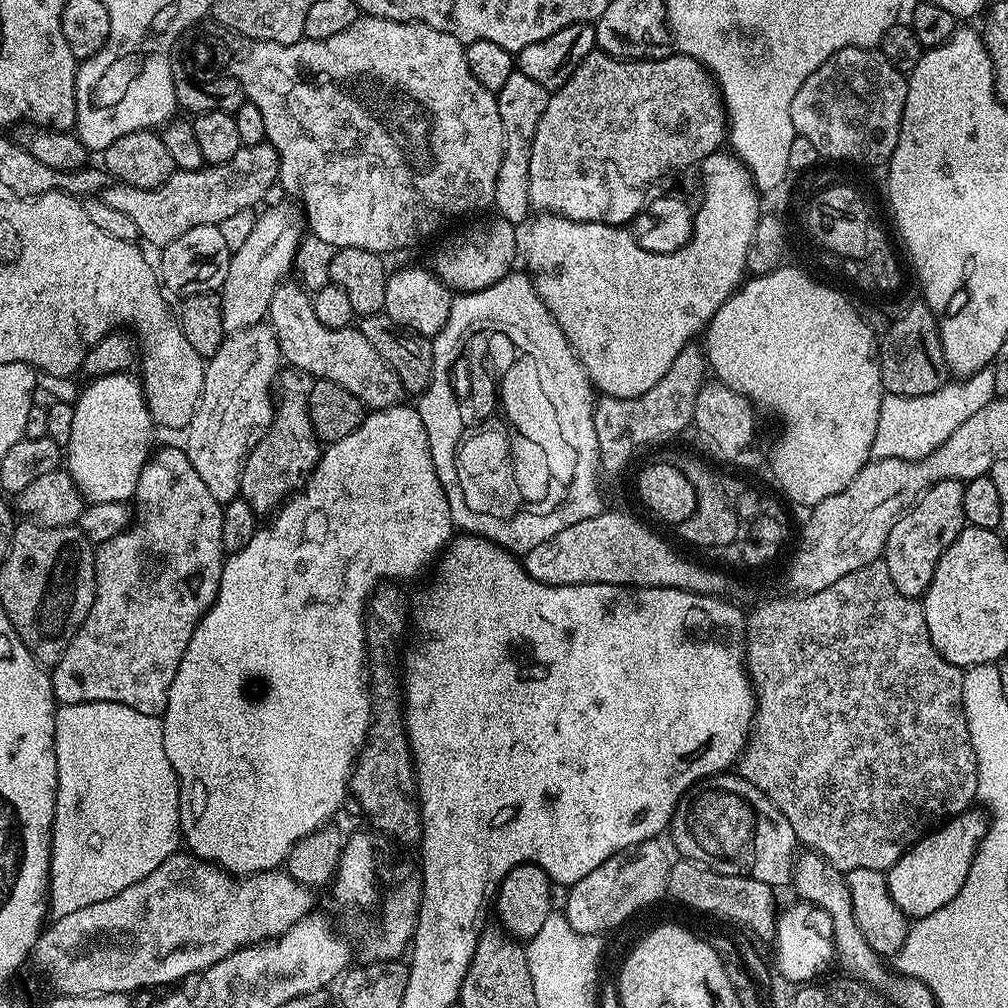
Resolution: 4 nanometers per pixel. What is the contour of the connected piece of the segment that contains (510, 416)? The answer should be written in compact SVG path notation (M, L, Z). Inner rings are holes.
M534 358L520 359L507 377L506 406L502 409L502 415L518 439L538 442L552 456L548 458L552 478L568 488L574 478L574 450L570 450L570 442L566 442L558 430L558 414L554 414L554 406L550 406L550 398L546 398L544 380L538 378L538 366Z

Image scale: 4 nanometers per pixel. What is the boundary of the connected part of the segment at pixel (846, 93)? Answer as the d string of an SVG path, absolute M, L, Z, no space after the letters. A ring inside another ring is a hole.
M843 48L831 56L794 94L790 118L797 136L807 138L821 157L879 165L898 146L908 82L879 50Z

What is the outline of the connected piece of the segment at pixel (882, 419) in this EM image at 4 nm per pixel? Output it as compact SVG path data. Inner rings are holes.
M991 366L957 379L955 382L946 382L938 390L934 390L934 394L881 395L878 430L874 430L872 456L877 460L926 458L934 450L938 450L938 446L942 446L942 442L946 442L946 438L950 438L950 434L954 434L954 430L962 426L962 422L968 421L973 414L978 414L978 410L982 410L982 406L986 406L995 396L994 370Z

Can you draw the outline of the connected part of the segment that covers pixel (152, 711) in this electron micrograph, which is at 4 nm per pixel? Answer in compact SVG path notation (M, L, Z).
M183 447L158 448L144 462L144 469L138 478L134 497L134 522L129 524L128 529L122 534L110 538L110 542L96 548L94 606L90 606L90 614L86 614L86 622L82 622L78 634L74 634L70 646L66 646L66 654L62 654L62 658L50 672L52 695L61 705L89 704L95 700L98 702L118 702L122 706L130 706L130 710L138 710L138 714L163 717L170 694L170 682L174 682L174 674L178 674L178 662L182 662L182 654L186 654L186 646L190 646L190 638L194 634L198 622L207 614L208 608L216 600L220 575L226 559L226 553L222 546L222 506L214 498L214 494L210 494L210 490L206 490L206 482L202 482L202 478L198 478L198 470L194 470L188 453Z

